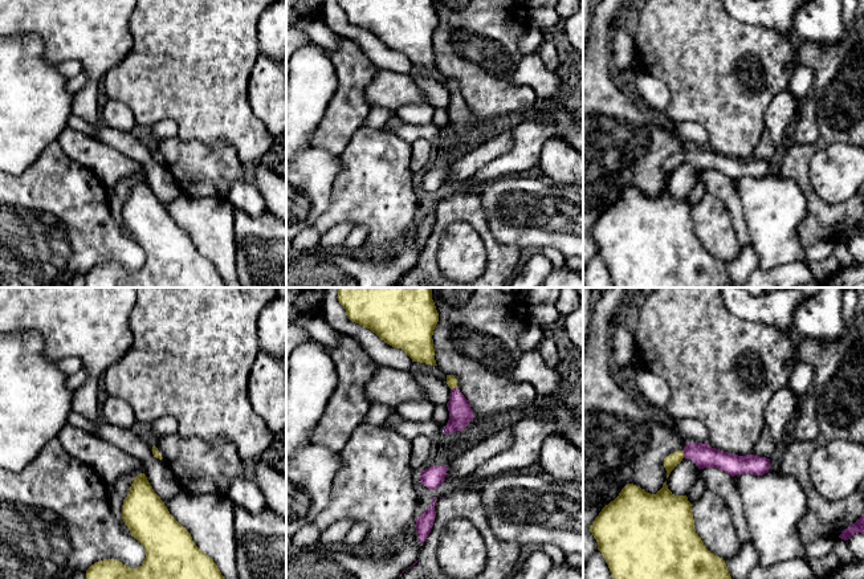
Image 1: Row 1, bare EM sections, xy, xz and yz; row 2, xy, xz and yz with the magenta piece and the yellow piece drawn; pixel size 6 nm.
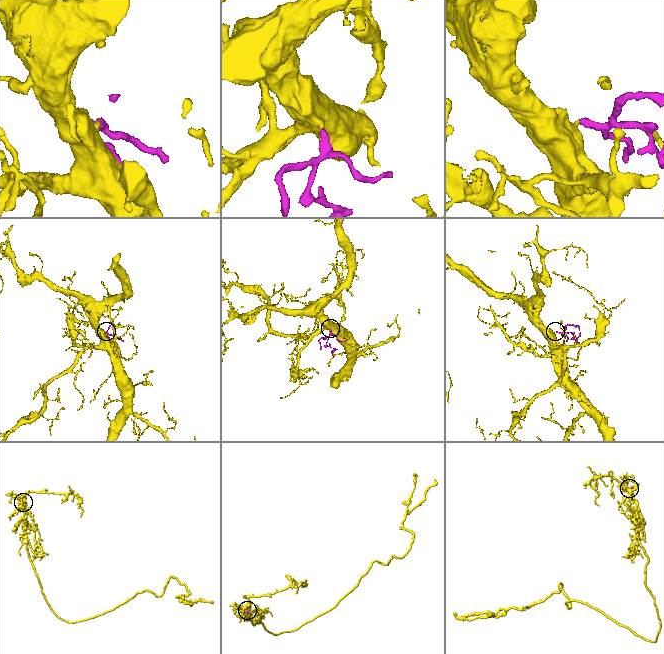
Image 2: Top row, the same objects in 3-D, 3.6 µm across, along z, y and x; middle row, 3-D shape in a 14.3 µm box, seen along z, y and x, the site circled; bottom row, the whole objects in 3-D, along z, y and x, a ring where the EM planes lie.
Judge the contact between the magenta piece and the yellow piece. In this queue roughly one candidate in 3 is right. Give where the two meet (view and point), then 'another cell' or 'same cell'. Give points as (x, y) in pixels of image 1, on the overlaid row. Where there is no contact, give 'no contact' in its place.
contact xz (453, 388); same cell

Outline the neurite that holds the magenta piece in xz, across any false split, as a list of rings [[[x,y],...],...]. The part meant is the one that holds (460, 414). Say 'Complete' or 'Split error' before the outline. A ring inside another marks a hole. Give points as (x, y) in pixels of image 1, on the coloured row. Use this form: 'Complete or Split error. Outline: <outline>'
Split error. Outline: [[[447,375],[447,384],[451,388],[451,396],[447,403],[449,420],[444,428],[445,435],[464,429],[473,420],[473,411],[457,388],[457,379],[453,375]]]

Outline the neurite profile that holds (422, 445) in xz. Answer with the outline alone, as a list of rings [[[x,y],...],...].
[[[417,436],[412,440],[411,468],[420,472],[421,465],[425,462],[431,453],[433,441],[425,436]]]

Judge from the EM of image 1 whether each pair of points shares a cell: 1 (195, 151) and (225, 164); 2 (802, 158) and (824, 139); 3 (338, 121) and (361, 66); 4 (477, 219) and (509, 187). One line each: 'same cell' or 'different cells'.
1: same cell
2: same cell
3: same cell
4: different cells

